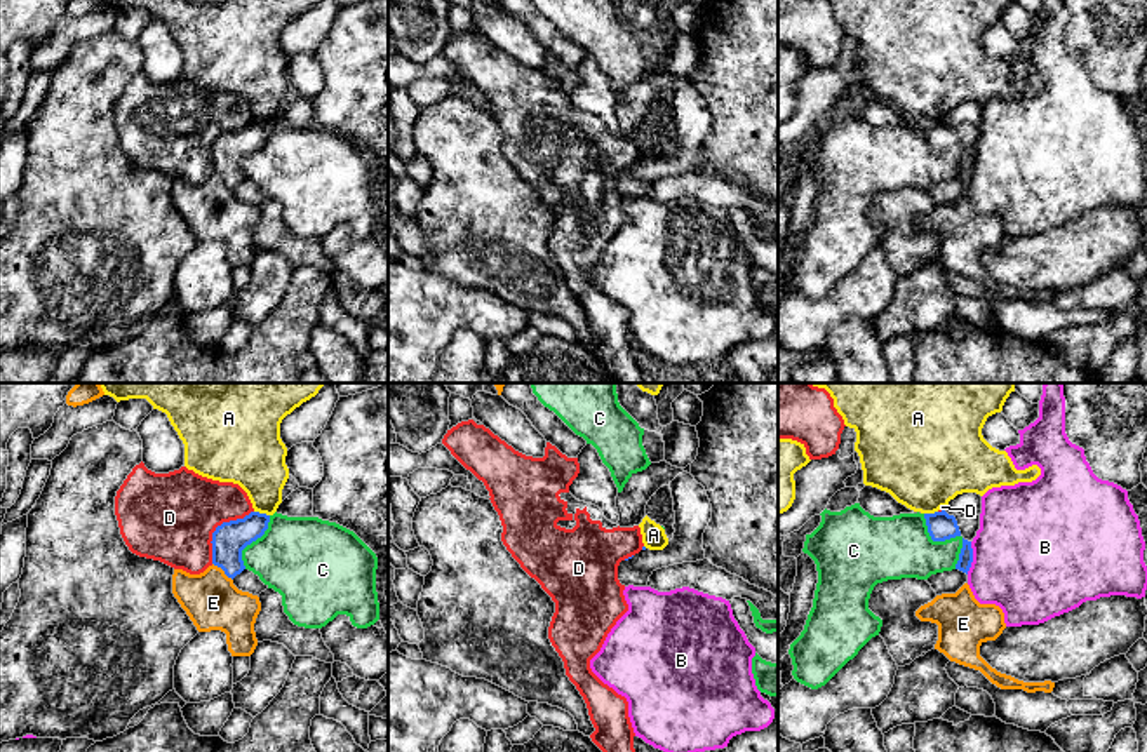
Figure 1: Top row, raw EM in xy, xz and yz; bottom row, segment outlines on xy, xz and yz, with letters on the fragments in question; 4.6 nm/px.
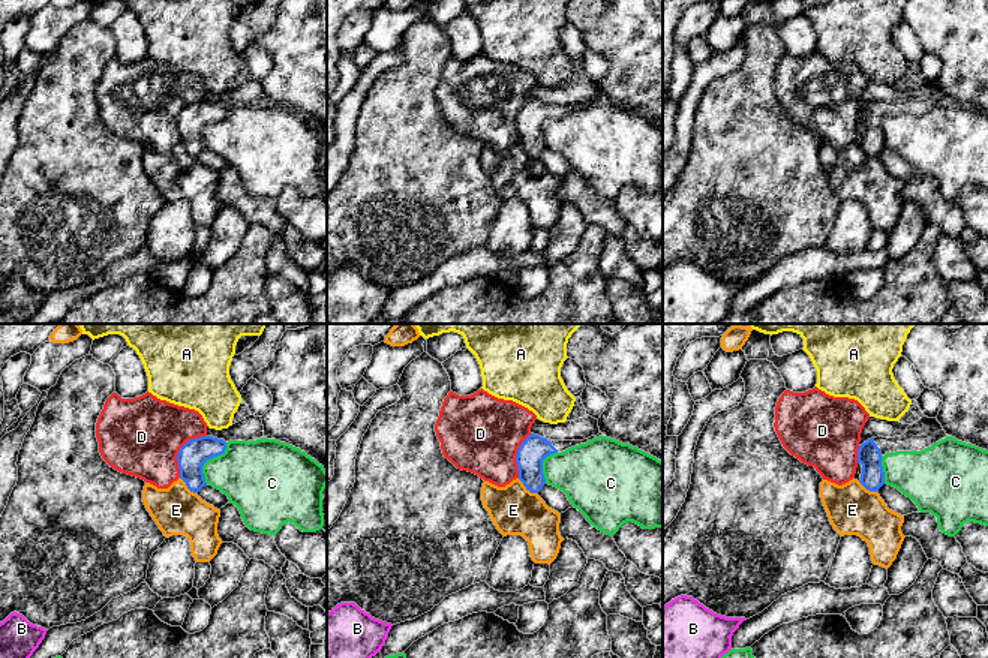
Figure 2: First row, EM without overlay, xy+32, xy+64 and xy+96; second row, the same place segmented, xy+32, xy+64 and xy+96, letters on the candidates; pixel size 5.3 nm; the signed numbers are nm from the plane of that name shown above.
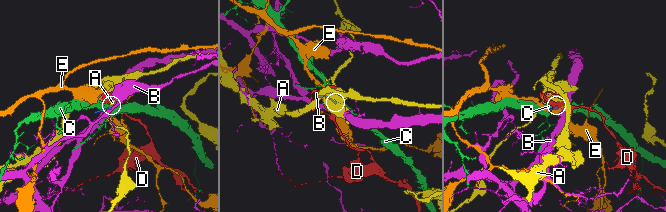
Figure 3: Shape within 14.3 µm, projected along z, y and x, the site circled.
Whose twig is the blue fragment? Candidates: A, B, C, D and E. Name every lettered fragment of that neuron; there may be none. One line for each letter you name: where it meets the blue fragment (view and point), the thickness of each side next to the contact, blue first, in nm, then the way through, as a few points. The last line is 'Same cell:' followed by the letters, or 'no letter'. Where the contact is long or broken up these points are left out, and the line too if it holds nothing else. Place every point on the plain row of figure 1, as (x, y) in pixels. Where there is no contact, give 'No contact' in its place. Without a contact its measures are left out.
Same cell: no letter

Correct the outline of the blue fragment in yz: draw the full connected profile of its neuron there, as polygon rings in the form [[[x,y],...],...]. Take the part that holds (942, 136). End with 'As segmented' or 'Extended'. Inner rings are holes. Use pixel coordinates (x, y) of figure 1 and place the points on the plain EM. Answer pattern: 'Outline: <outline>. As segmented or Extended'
Outline: [[[942,120],[935,124],[924,124],[924,129],[933,151],[945,151],[956,146],[963,148],[963,158],[956,179],[968,185],[973,172],[971,151],[980,139],[980,125],[961,124],[954,127]]]. Extended

